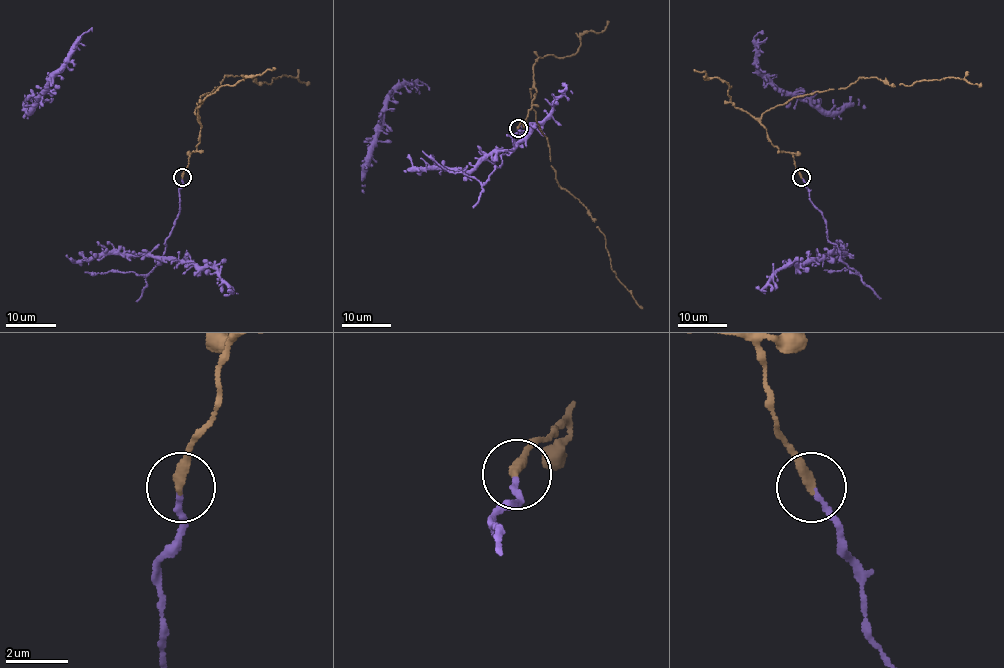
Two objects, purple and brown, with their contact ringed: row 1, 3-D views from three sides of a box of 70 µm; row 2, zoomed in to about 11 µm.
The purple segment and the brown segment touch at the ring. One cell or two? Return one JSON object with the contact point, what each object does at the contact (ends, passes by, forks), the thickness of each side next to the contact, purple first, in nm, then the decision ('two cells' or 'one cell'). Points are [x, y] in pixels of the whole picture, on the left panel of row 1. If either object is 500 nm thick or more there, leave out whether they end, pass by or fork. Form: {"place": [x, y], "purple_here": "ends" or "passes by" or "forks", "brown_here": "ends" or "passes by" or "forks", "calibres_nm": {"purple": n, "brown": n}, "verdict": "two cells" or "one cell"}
{"place": [182, 177], "purple_here": "ends", "brown_here": "ends", "calibres_nm": {"purple": 170, "brown": 360}, "verdict": "one cell"}

